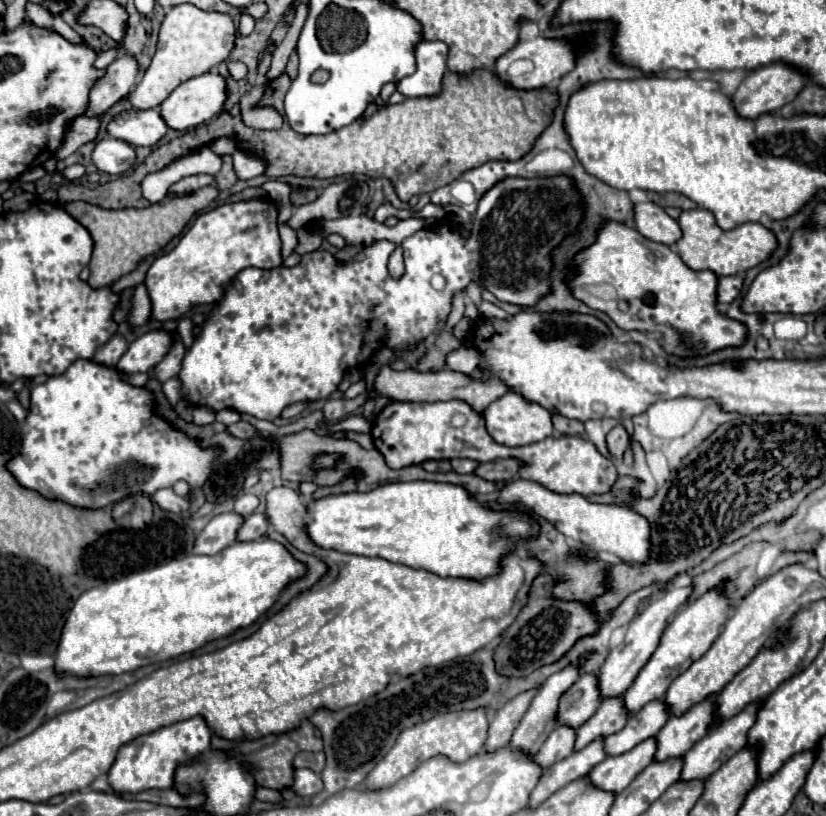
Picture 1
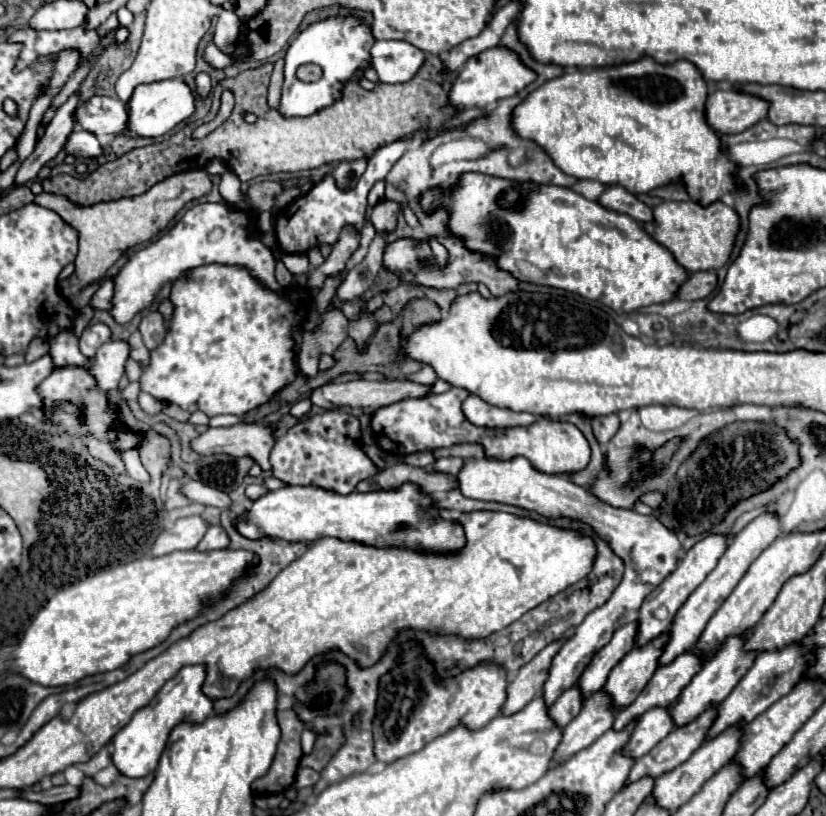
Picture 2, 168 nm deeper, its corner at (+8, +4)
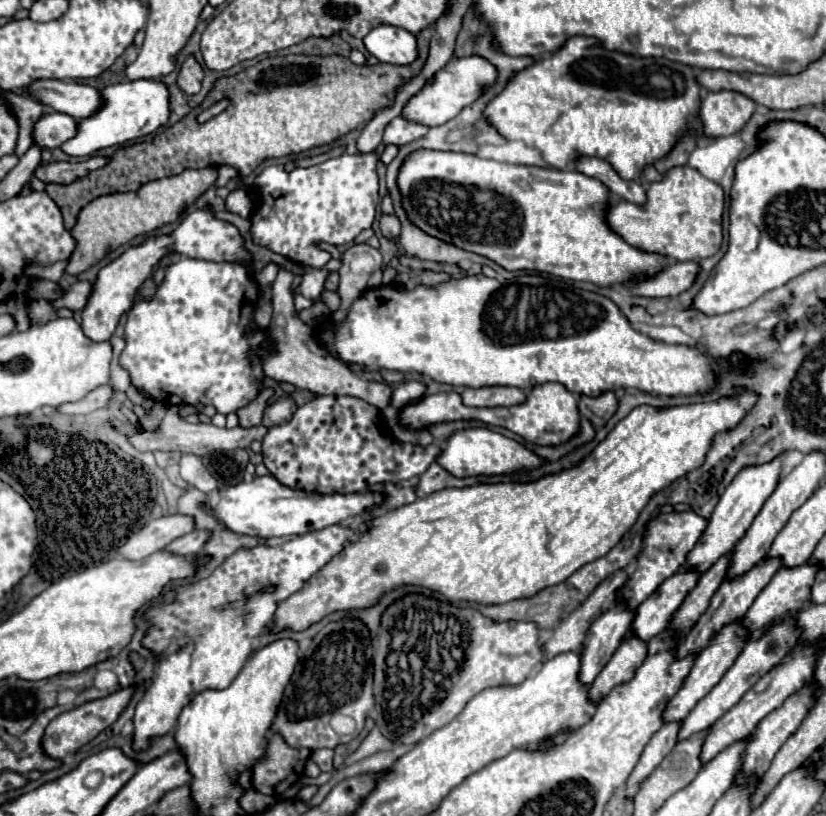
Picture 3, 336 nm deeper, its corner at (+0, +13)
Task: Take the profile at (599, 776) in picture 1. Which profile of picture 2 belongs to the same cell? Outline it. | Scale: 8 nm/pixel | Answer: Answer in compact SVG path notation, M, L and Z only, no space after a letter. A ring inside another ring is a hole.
M652 708L638 718L638 724L626 744L626 754L632 758L640 758L648 754L670 730L674 730L674 720L670 708Z

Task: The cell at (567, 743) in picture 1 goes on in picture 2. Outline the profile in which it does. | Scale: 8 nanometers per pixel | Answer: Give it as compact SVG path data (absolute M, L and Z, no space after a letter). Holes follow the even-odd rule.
M576 682L572 688L568 688L568 690L556 700L556 704L550 706L550 716L554 718L554 722L556 722L558 726L564 728L574 716L578 716L582 704L584 704L584 702L582 702L582 692L580 692L580 686L578 686L578 682Z

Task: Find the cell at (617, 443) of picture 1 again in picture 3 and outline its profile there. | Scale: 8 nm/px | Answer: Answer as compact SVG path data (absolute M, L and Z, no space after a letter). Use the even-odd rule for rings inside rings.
M602 393L600 397L580 397L578 409L584 417L588 417L596 427L604 427L606 421L618 409L618 397L614 393Z

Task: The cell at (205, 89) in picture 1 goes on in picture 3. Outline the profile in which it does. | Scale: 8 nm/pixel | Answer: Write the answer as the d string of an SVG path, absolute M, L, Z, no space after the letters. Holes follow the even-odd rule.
M136 79L136 81L110 85L102 89L102 99L104 99L104 107L96 115L92 115L92 119L78 121L76 137L68 139L68 143L62 145L62 151L66 155L88 157L98 149L122 145L138 137L146 137L156 129L160 129L162 125L166 125L170 117L170 91L166 83L158 79Z

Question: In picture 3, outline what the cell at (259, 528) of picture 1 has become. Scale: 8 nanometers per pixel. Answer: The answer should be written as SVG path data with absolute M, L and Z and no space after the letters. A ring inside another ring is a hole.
M196 529L180 539L174 539L166 551L170 553L176 553L176 555L194 555L198 551L204 549L204 545L208 543L208 539L212 537L212 531L210 529Z

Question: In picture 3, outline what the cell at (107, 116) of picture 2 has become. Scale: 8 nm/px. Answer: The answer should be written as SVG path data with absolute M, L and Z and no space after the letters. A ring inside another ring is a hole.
M42 79L28 87L30 95L42 101L46 107L66 113L78 121L96 115L104 103L100 89L82 83Z

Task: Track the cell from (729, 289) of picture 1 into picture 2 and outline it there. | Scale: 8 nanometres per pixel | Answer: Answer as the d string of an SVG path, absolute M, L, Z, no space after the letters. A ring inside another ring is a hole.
M692 272L688 274L686 282L680 286L676 298L678 300L700 300L700 298L706 298L714 288L716 288L714 272Z

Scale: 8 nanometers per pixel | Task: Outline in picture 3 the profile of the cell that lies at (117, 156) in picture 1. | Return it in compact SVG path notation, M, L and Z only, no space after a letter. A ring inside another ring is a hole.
M44 113L44 117L34 127L34 143L46 149L62 147L68 139L76 137L78 121L64 113Z

